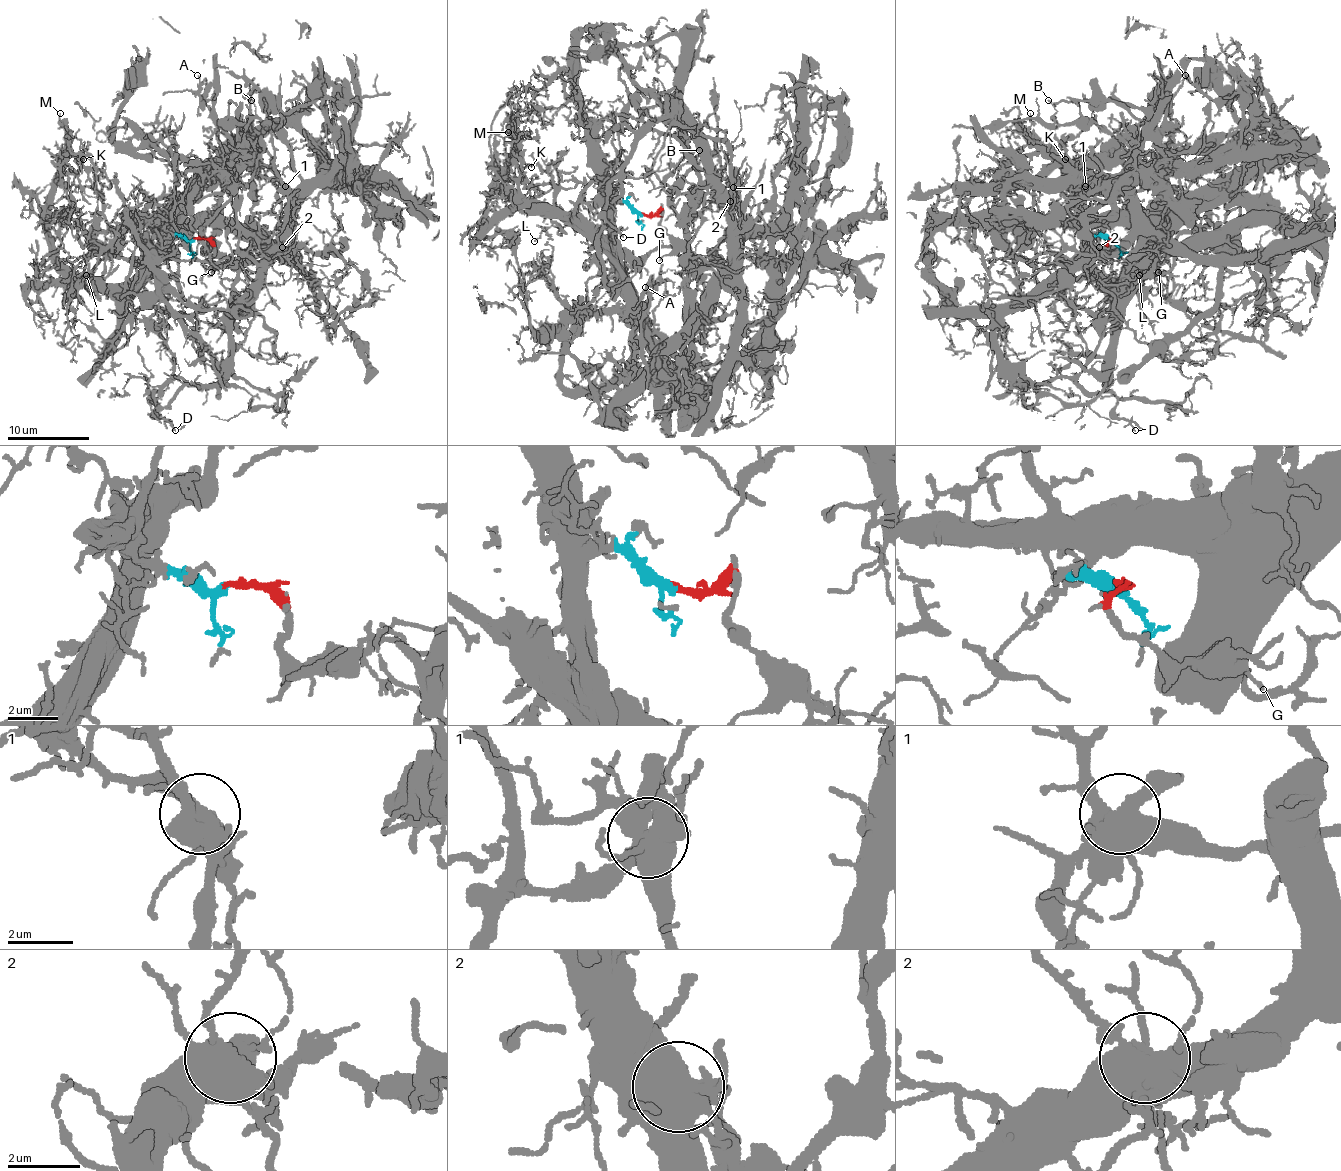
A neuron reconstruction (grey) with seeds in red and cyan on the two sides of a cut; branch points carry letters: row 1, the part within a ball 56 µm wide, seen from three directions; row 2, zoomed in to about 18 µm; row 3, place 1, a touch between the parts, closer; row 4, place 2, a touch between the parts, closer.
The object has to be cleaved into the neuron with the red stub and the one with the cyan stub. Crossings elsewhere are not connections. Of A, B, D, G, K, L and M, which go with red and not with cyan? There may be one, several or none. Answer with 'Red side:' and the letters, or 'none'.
Red side: B, D, G

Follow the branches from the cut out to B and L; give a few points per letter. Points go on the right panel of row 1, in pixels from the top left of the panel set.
B: (1111, 239), (1113, 253), (1129, 263), (1146, 263), (1168, 247), (1121, 196), (1084, 186), (1048, 100)
L: (1111, 239), (1101, 233), (1113, 225), (1127, 225), (1137, 233), (1137, 259), (1115, 284), (1139, 276)

